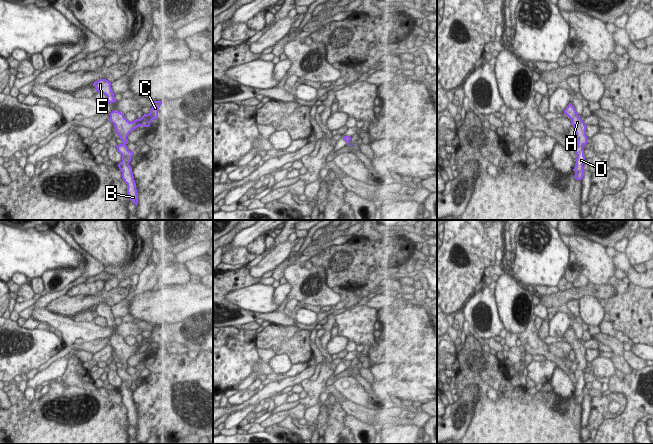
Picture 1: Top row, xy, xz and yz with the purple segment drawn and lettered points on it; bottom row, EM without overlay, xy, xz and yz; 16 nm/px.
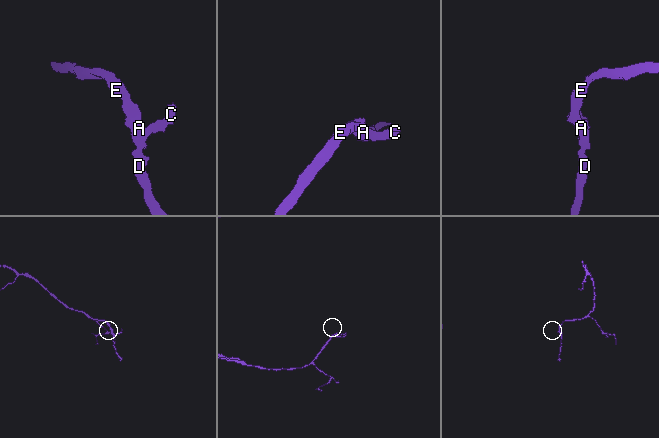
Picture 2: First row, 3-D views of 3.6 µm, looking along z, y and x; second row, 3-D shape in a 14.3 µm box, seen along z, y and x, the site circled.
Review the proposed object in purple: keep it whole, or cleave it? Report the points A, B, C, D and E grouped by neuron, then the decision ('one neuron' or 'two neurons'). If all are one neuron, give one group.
groups A B C D E; one neuron

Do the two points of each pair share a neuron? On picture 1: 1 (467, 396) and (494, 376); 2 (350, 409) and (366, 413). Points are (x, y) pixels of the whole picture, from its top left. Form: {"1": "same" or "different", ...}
{"1": "different", "2": "same"}

